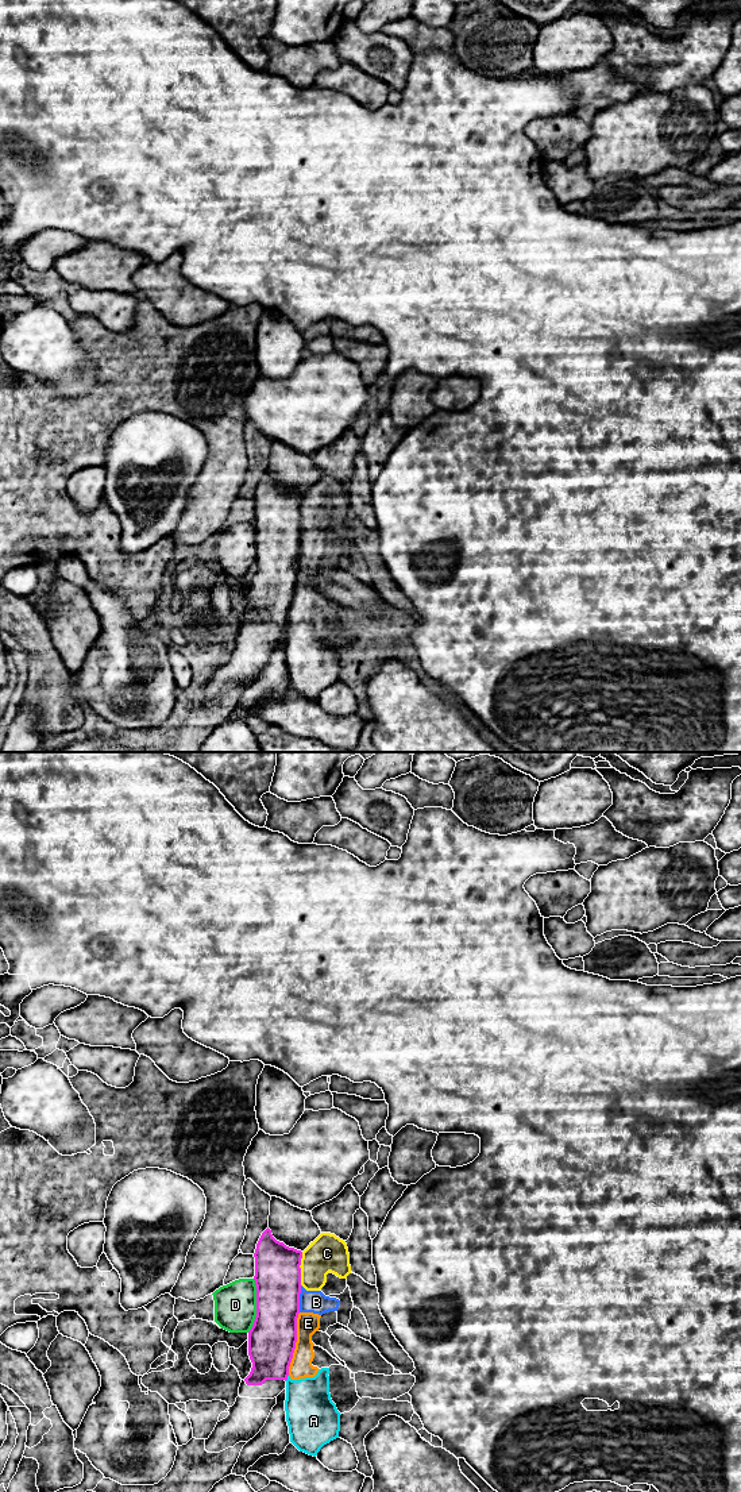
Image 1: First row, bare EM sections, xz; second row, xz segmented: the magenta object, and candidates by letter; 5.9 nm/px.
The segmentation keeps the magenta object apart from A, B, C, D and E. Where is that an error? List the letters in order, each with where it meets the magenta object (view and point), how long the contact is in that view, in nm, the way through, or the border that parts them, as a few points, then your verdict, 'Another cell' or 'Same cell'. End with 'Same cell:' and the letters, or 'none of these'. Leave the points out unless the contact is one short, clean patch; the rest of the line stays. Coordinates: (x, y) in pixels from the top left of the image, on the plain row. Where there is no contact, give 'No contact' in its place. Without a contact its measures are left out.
A: Touches magenta at xz (286, 621). Shared border 40 nm. Boundary: xz (288, 619), (285, 624). Another cell
B: Touches magenta at xz (298, 543). Shared border 160 nm. Boundary: xz (301, 529), (298, 555). Another cell
C: Touches magenta at xz (300, 512). Shared border 200 nm. Boundary: xz (303, 496), (300, 528). Another cell
D: Touches magenta at xz (257, 550). Shared border 320 nm. Boundary: xz (254, 523), (255, 563), (247, 575). Another cell
E: Touches magenta at xz (294, 588). Shared border 380 nm. Boundary: xz (300, 556), (297, 562), (296, 592), (288, 619). Another cell
Same cell: none of these

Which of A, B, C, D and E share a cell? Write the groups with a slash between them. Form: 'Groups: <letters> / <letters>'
Groups: A B C E / D

